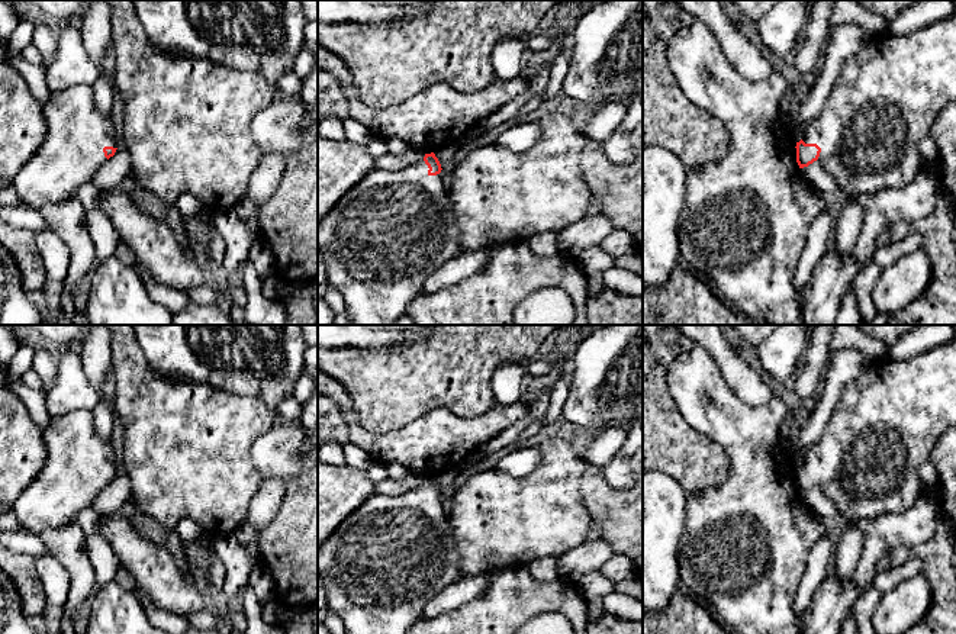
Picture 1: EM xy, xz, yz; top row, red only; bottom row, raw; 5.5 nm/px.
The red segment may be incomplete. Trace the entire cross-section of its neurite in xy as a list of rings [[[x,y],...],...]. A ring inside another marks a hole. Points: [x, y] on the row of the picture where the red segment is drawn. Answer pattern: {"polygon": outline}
{"polygon": [[[90,84],[71,86],[61,91],[51,91],[49,100],[42,106],[48,133],[44,144],[38,148],[36,157],[28,161],[12,178],[12,186],[22,202],[33,209],[59,203],[75,196],[78,189],[93,180],[94,173],[115,155],[118,149],[115,128],[110,113],[102,115],[94,104],[94,90]]]}

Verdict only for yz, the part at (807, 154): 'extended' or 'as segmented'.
extended

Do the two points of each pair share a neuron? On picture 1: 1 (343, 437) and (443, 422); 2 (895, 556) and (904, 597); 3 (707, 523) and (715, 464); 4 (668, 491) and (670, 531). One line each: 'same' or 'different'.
1: different
2: different
3: different
4: same

